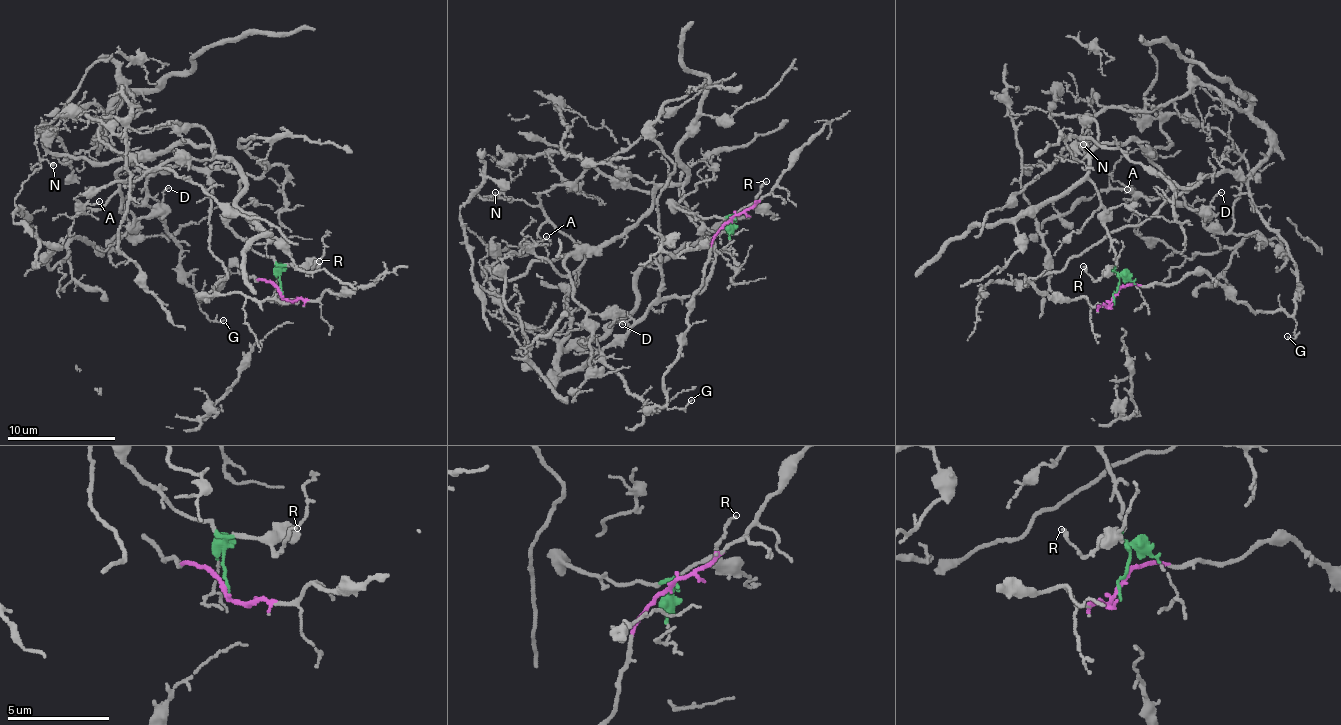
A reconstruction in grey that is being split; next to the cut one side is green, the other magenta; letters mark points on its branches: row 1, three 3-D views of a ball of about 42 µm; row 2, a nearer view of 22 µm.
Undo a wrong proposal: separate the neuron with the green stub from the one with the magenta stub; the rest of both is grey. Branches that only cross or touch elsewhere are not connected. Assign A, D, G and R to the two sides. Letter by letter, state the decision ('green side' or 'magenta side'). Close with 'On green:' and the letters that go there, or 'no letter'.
A: green side
D: green side
G: magenta side
R: green side
On green: A, D, R

